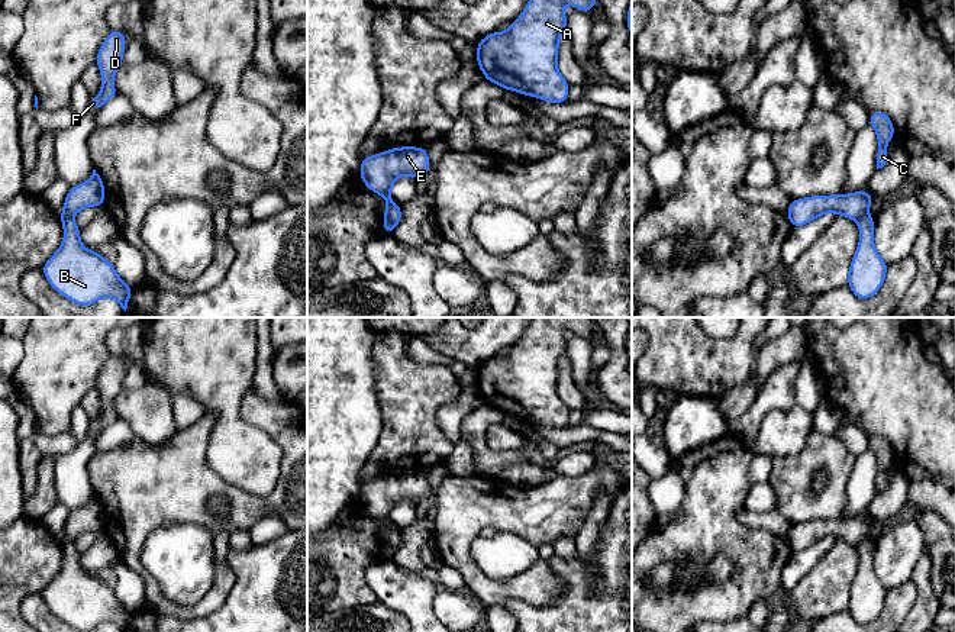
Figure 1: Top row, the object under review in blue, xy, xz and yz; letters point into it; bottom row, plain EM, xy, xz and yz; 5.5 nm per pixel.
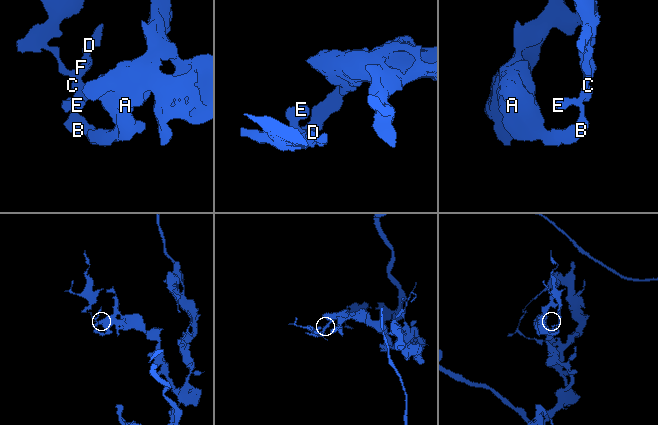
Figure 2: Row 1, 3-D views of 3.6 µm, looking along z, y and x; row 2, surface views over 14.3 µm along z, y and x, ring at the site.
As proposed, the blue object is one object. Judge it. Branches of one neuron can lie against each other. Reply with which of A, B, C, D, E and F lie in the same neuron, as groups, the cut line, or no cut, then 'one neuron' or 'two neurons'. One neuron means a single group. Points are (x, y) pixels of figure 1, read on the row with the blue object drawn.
A B / C D E F | xz (386, 219), (396, 225) | two neurons

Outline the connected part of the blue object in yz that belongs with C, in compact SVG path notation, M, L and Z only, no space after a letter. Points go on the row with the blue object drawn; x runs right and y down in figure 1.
M869 112L869 125L875 129L878 136L878 151L877 151L877 170L883 168L887 162L888 151L887 144L894 138L894 125L888 115L884 112Z

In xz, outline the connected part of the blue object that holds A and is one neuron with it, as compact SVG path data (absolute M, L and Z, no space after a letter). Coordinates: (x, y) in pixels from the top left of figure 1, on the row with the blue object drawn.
M529 0L506 32L493 32L477 43L477 62L485 80L549 103L565 103L570 84L556 67L559 36L567 30L564 6L570 3L590 13L597 0Z

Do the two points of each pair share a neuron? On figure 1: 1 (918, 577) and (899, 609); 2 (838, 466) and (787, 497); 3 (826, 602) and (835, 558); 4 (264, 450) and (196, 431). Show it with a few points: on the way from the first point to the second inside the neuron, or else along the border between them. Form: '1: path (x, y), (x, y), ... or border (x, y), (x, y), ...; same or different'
1: border (910, 579), (916, 589), (916, 602), (906, 616); different
2: path (823, 464), (815, 464), (796, 483); same
3: path (826, 592), (835, 568); same
4: border (205, 413), (213, 418), (206, 451), (212, 468); different

